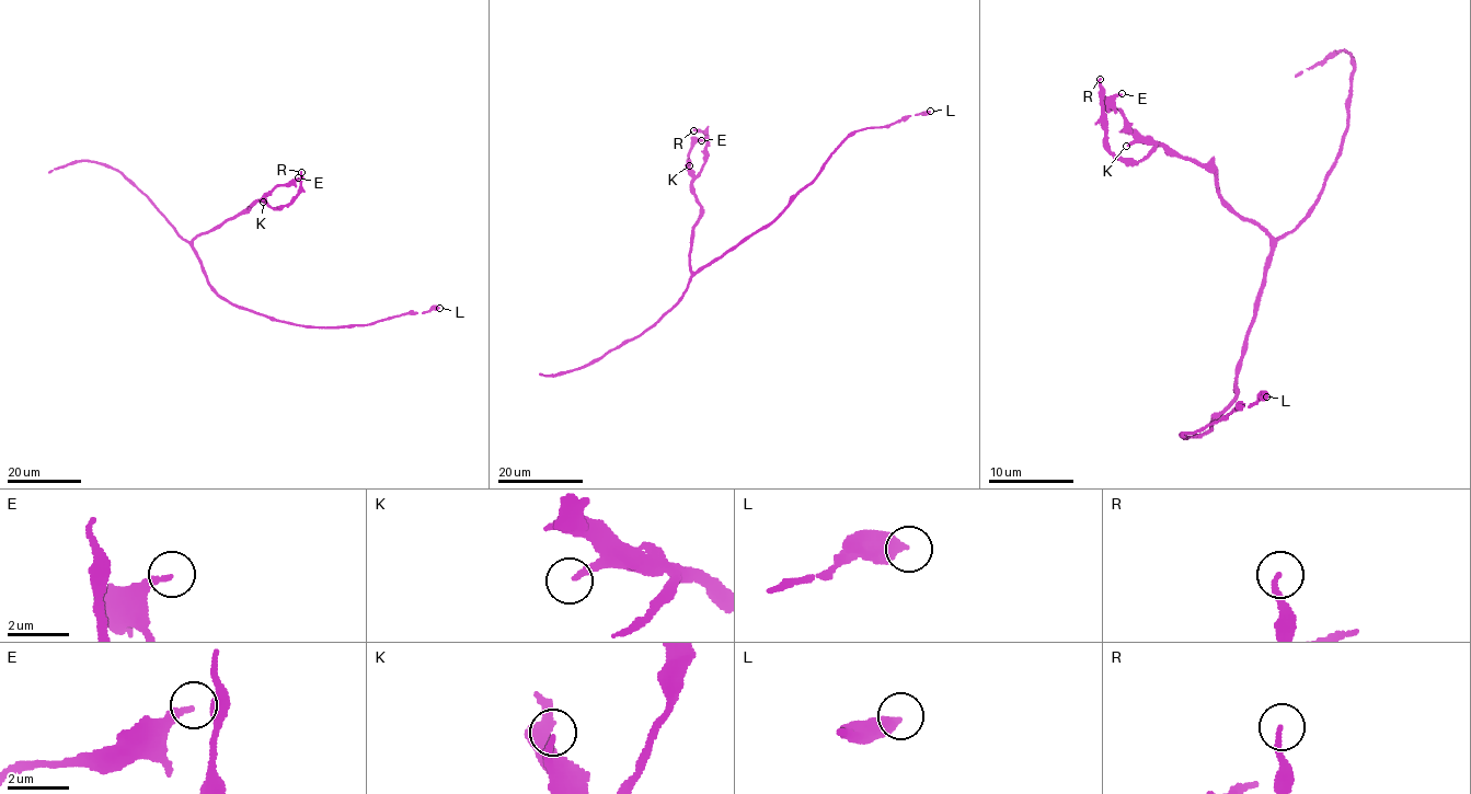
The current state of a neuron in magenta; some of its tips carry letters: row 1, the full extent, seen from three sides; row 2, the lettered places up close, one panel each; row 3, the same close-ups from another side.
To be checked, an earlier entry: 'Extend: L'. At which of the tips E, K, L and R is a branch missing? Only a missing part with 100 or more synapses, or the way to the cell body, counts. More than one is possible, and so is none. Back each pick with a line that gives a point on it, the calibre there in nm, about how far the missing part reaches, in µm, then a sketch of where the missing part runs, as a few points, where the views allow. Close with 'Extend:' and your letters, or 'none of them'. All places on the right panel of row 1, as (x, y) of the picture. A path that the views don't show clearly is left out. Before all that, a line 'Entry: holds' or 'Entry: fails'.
Entry: fails
Extend: none of them

